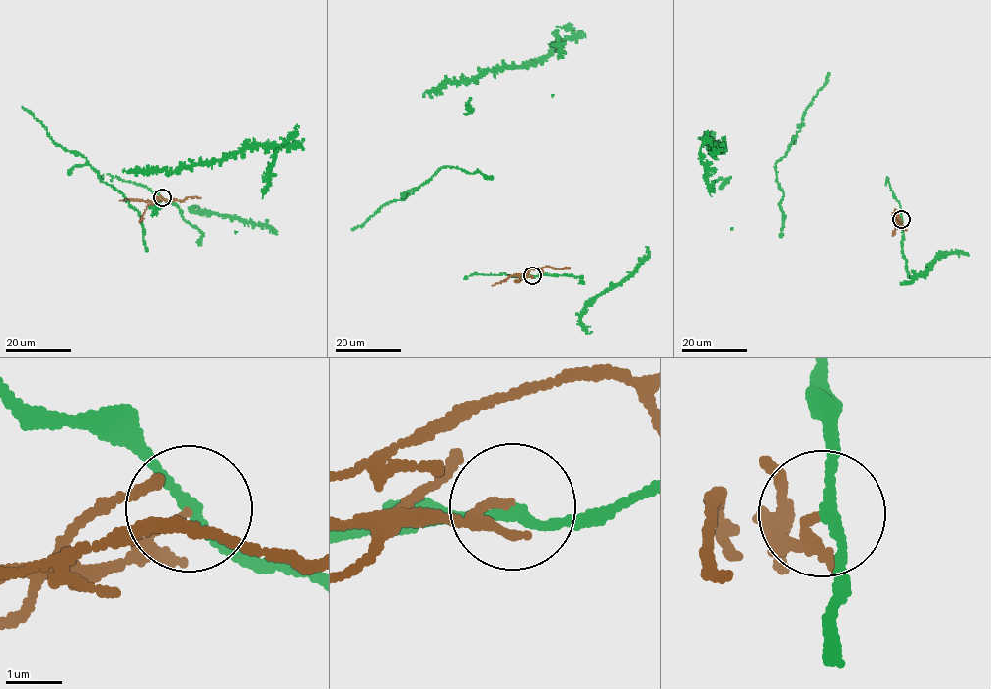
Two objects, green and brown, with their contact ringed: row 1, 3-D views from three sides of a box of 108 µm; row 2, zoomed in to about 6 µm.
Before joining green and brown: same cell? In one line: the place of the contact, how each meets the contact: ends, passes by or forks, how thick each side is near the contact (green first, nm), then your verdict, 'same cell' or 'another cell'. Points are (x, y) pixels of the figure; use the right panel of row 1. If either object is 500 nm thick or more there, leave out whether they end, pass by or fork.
at (901, 219); green passes by; brown ends there; 170 nm thick on the green side, 120 nm on the other; another cell

